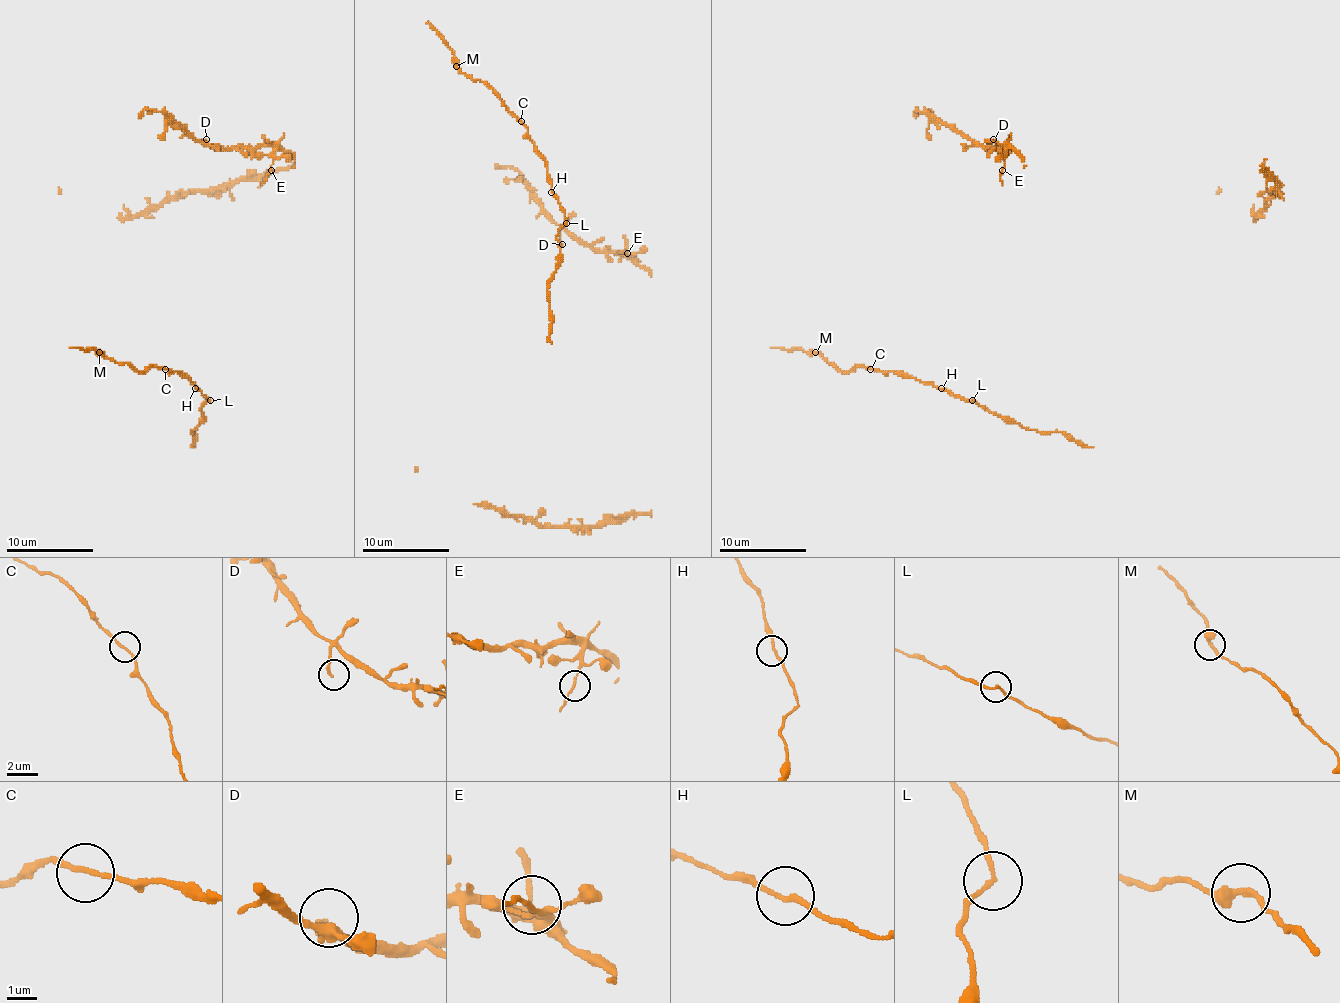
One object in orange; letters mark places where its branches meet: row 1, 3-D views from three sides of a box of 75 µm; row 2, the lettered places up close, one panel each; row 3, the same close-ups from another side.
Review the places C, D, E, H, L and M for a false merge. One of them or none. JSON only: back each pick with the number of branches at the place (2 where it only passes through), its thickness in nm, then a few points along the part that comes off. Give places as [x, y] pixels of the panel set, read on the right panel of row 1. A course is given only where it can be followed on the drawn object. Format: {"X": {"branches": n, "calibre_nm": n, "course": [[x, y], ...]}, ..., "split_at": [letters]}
{"split_at": []}

